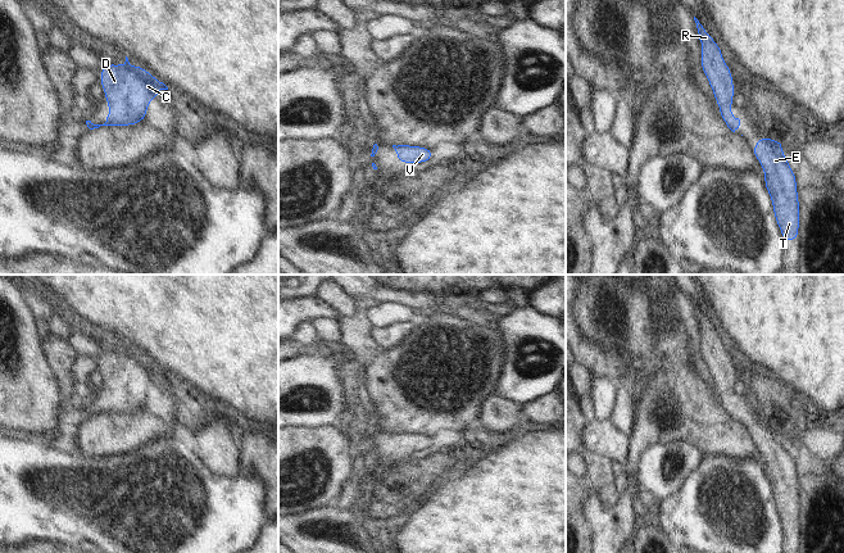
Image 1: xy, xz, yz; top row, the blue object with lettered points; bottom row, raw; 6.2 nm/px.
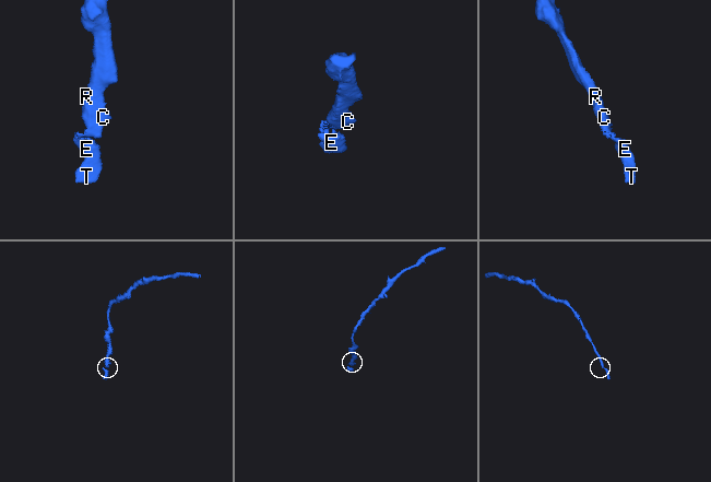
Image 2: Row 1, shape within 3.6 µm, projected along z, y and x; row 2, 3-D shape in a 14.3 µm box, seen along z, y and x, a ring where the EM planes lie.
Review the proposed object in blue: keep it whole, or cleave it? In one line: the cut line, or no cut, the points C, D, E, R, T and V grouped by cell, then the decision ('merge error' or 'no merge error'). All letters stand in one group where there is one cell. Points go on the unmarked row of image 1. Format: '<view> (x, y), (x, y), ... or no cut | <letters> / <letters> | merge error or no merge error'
no cut | C D E R T V | no merge error

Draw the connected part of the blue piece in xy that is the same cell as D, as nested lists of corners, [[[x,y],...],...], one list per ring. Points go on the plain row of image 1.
[[[126,344],[123,353],[104,350],[100,361],[109,402],[104,412],[86,408],[90,417],[100,413],[133,413],[146,407],[149,390],[168,375],[141,353],[132,354]]]

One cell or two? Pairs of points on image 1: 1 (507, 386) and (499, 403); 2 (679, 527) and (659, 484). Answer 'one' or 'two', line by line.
1: two
2: two

